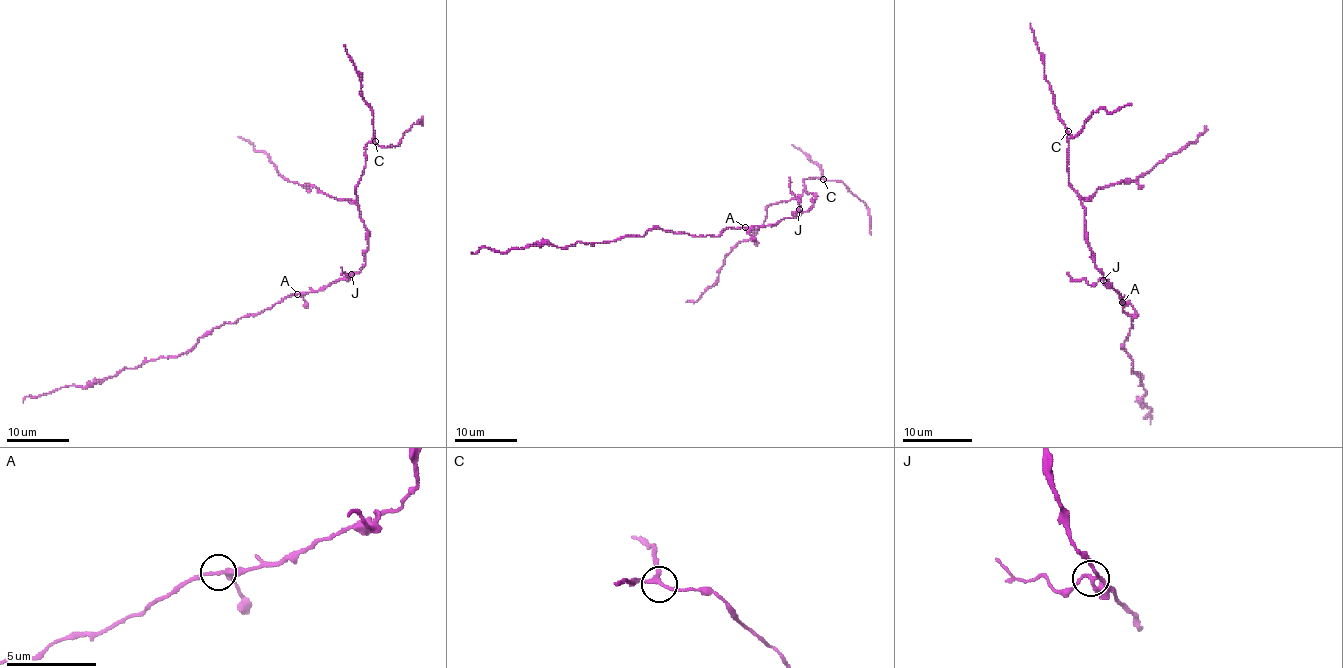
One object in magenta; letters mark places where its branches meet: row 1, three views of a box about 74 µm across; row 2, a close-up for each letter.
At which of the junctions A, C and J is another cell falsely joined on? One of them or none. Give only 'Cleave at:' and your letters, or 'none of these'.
Cleave at: J

